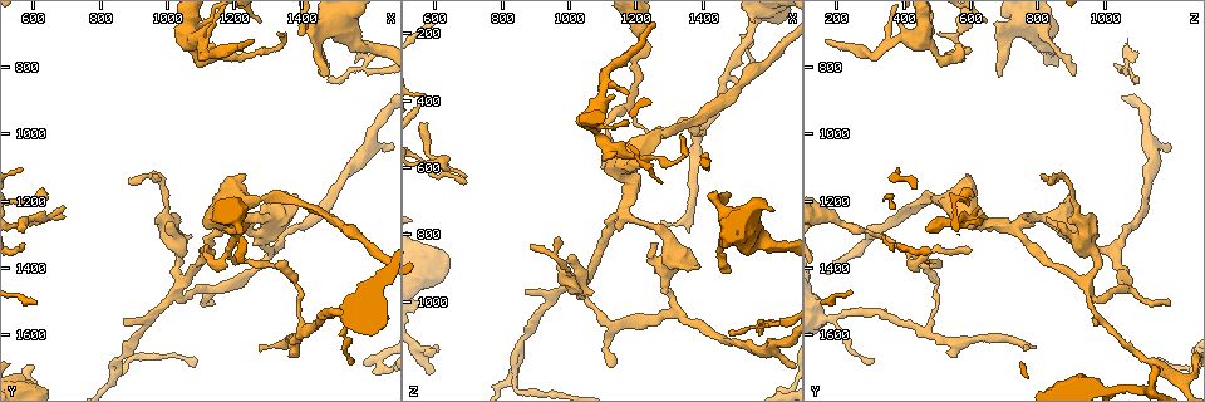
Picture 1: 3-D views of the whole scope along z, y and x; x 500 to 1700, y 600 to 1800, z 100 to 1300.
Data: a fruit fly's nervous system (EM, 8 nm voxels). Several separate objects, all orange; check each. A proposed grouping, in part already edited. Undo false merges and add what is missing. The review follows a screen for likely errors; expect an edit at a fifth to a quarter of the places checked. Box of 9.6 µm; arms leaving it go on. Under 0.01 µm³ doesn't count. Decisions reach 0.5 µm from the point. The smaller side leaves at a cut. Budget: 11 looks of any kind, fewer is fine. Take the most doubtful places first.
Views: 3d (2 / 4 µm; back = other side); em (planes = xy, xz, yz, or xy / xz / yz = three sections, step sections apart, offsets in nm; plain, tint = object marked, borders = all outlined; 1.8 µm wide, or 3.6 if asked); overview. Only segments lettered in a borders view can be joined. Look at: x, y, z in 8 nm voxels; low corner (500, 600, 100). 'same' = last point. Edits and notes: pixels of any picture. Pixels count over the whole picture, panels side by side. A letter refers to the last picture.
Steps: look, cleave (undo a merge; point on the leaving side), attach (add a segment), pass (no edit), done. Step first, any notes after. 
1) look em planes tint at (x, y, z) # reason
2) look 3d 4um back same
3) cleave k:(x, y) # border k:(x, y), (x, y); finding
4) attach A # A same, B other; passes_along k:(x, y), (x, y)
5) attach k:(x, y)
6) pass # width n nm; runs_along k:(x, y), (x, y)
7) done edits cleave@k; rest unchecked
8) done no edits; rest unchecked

look em planes borders at (1180, 1360, 440) # sharp bend

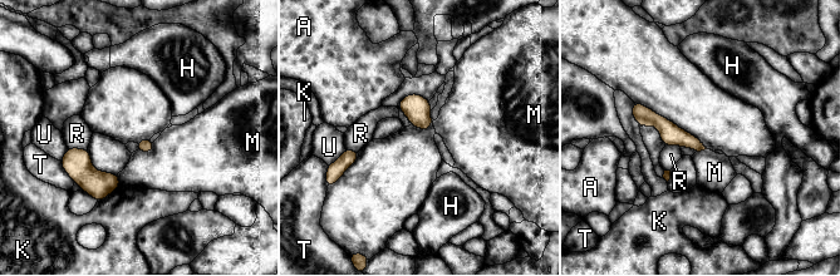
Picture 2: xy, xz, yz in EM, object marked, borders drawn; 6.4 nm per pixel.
pass # A other, H other, K other, M other, R other, T other, U other; all the same neuron

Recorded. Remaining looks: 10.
look em planes borders at (590, 1700, 1140) # free end

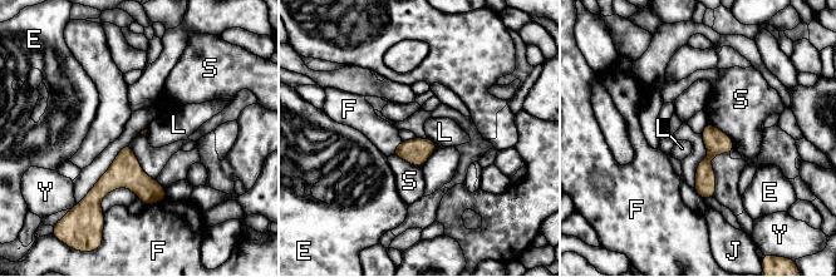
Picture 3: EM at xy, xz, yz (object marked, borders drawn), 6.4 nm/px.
pass # longest_contact S 200 nm; E other, F other, J other, L other, S other, Y other; none of them fits

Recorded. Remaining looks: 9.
look em xy step 4 borders at (1170, 1280, 740) # three arms meet

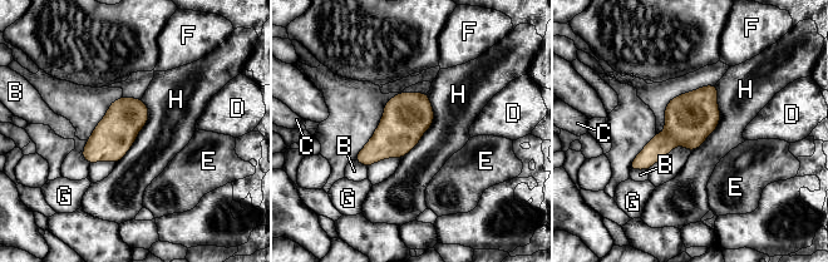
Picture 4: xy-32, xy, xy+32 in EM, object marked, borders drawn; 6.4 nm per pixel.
look em planes borders same # cut it another way

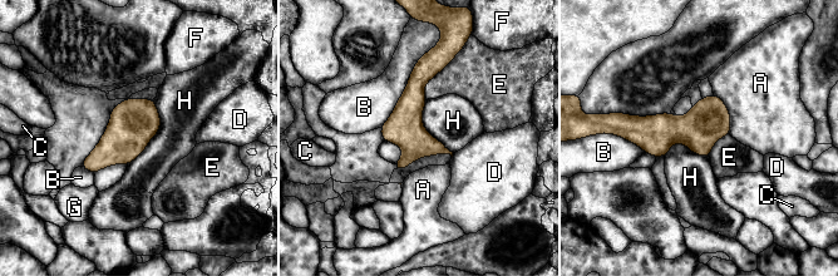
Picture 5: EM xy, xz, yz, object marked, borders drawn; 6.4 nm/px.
pass # A other, B other, C other, D other, E other, F other, G other, H other; border 5:(154, 98), (159, 129), (128, 164); all the same neuron

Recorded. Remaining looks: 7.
look 3d 2um at (1390, 1170, 900) # free end

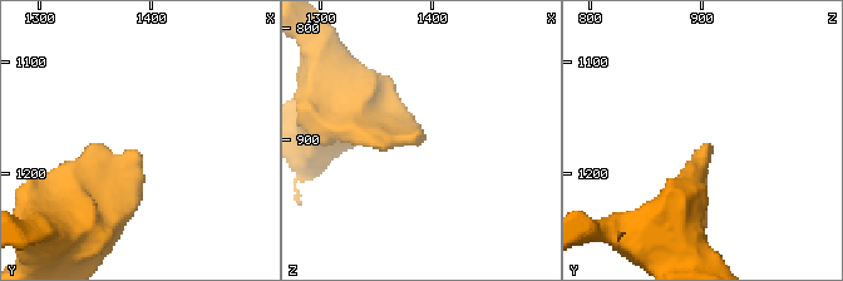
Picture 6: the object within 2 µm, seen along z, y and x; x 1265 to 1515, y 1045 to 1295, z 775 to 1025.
look em planes borders at (1380, 1178, 894) # need the tissue

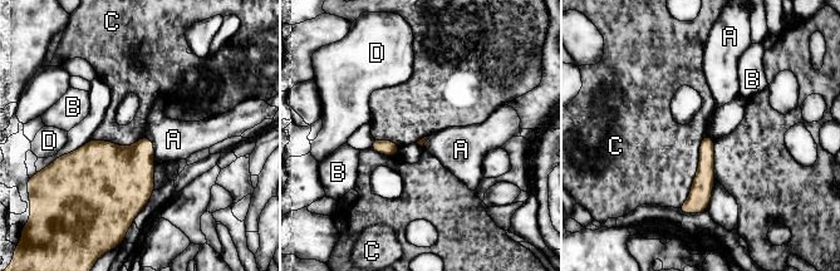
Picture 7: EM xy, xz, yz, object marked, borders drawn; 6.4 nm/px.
pass # A other, B other, C other, D other; border 7:(706, 134), (689, 195), (677, 207); no lettered segment goes on from it

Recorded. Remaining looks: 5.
look em planes borders at (1330, 700, 500) # long arm stops here

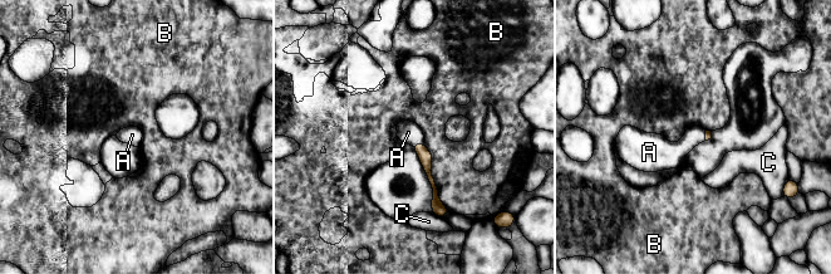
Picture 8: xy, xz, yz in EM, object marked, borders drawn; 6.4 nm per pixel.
attach A # longest_contact B 480 nm; A same, B other, C other; passes_along 8:(426, 157), (417, 143), (408, 132); the neuron continues

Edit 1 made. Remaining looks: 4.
done edits attach@8; rest unchecked

